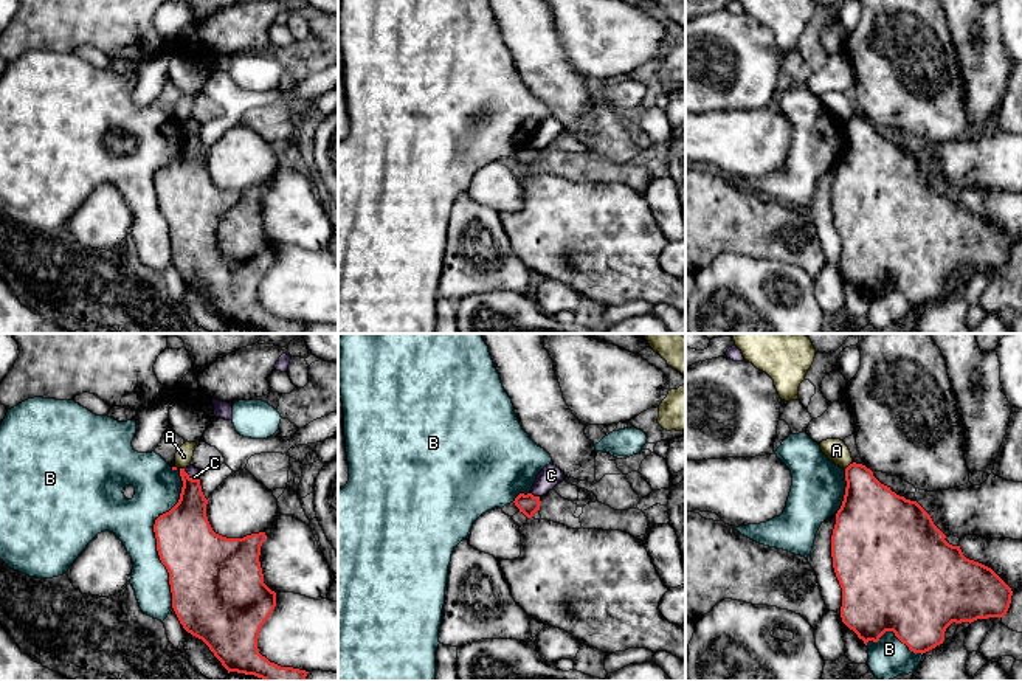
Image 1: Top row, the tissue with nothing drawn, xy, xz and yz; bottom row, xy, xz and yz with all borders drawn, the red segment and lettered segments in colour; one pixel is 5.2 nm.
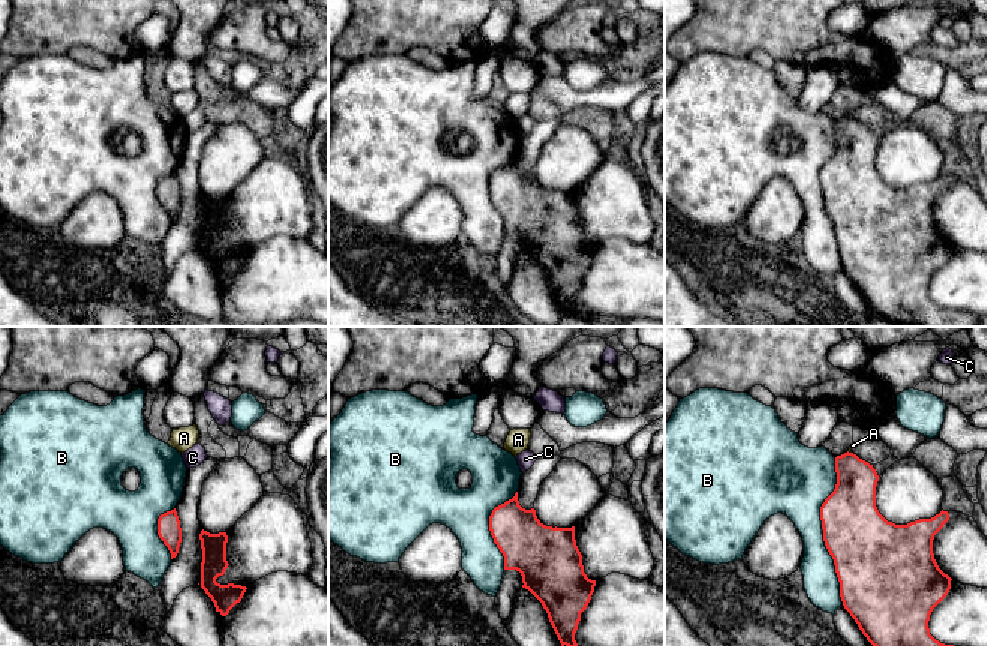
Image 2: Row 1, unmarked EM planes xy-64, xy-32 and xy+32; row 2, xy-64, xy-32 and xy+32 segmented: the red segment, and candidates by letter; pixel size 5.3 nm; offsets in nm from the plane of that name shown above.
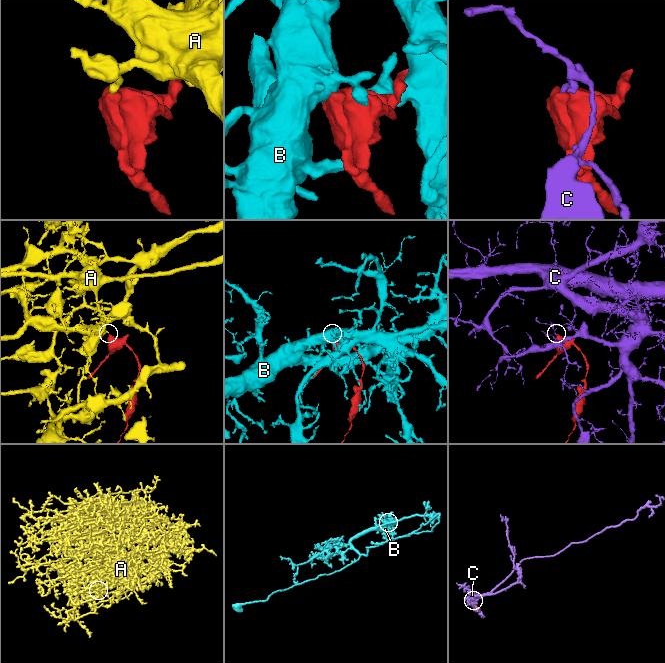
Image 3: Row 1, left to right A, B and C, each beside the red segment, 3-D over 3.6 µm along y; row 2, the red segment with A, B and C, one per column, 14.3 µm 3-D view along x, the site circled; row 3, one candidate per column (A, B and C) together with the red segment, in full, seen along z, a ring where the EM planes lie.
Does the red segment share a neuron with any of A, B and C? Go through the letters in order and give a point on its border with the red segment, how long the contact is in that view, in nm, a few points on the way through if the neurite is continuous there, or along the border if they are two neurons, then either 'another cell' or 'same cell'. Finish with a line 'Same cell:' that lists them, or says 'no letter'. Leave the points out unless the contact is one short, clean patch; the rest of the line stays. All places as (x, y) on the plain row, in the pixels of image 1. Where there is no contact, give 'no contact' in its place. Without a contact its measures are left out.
A: contact yz (850, 117); length 70 nm; border yz (853, 115), (844, 121); another cell
B: contact xy (155, 186); length 750 nm; another cell
C: contact xy (191, 131); length 110 nm; another cell
Same cell: no letter

